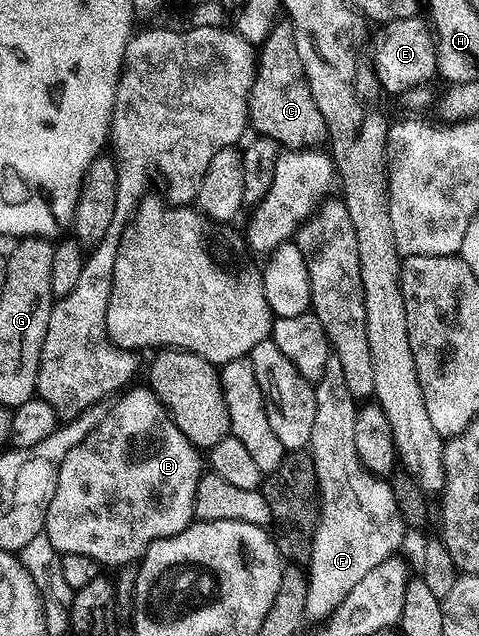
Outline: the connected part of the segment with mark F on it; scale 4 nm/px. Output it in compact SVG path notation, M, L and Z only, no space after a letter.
M335 356L329 357L328 362L324 365L324 373L321 374L319 382L315 383L316 391L316 407L314 408L314 432L310 443L310 453L314 460L314 468L316 469L316 482L320 485L320 521L316 527L316 535L312 541L312 556L310 565L306 570L308 580L308 591L306 592L306 615L309 619L317 618L323 620L328 615L335 612L338 604L342 604L342 600L346 600L346 596L350 592L350 588L354 588L354 584L358 584L358 580L362 580L362 576L366 576L366 572L370 572L370 568L378 568L378 564L382 564L382 560L393 557L397 553L396 550L404 542L404 533L406 527L402 516L398 512L398 504L392 495L392 487L385 479L377 478L376 475L364 469L364 465L358 460L358 448L354 448L354 420L358 409L357 403L351 394L348 393L346 384L342 380L342 368L338 364Z

